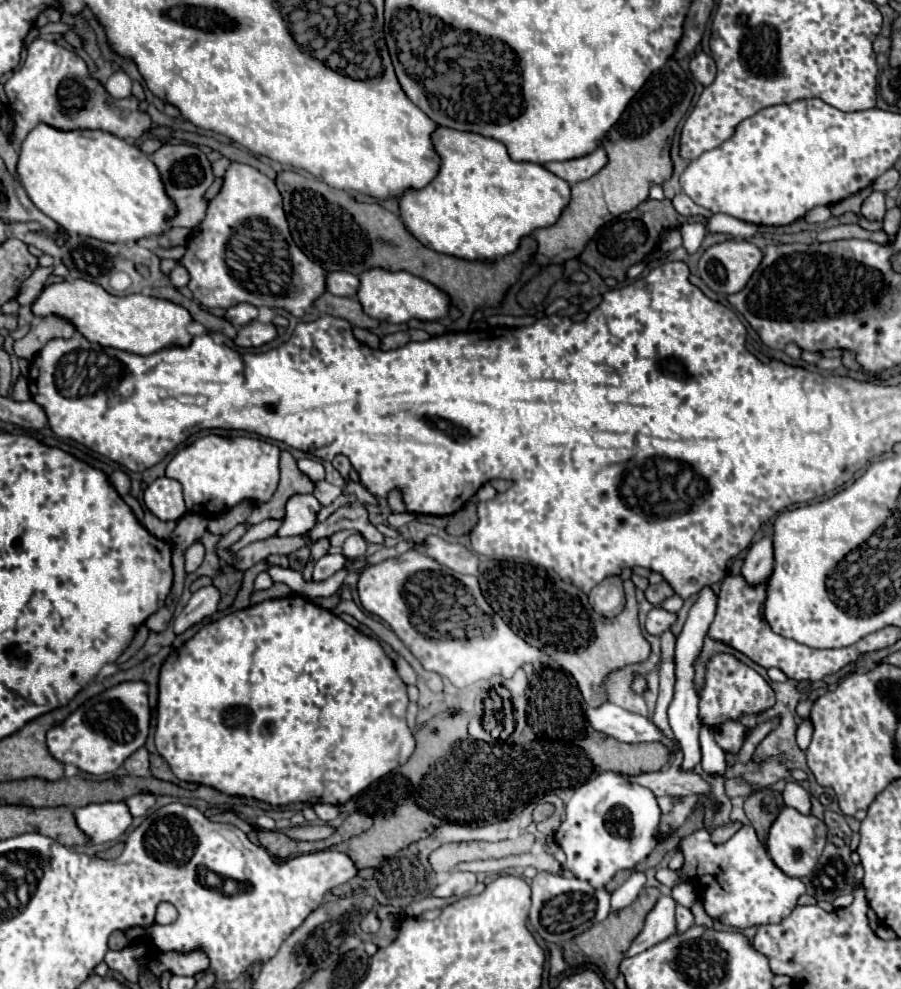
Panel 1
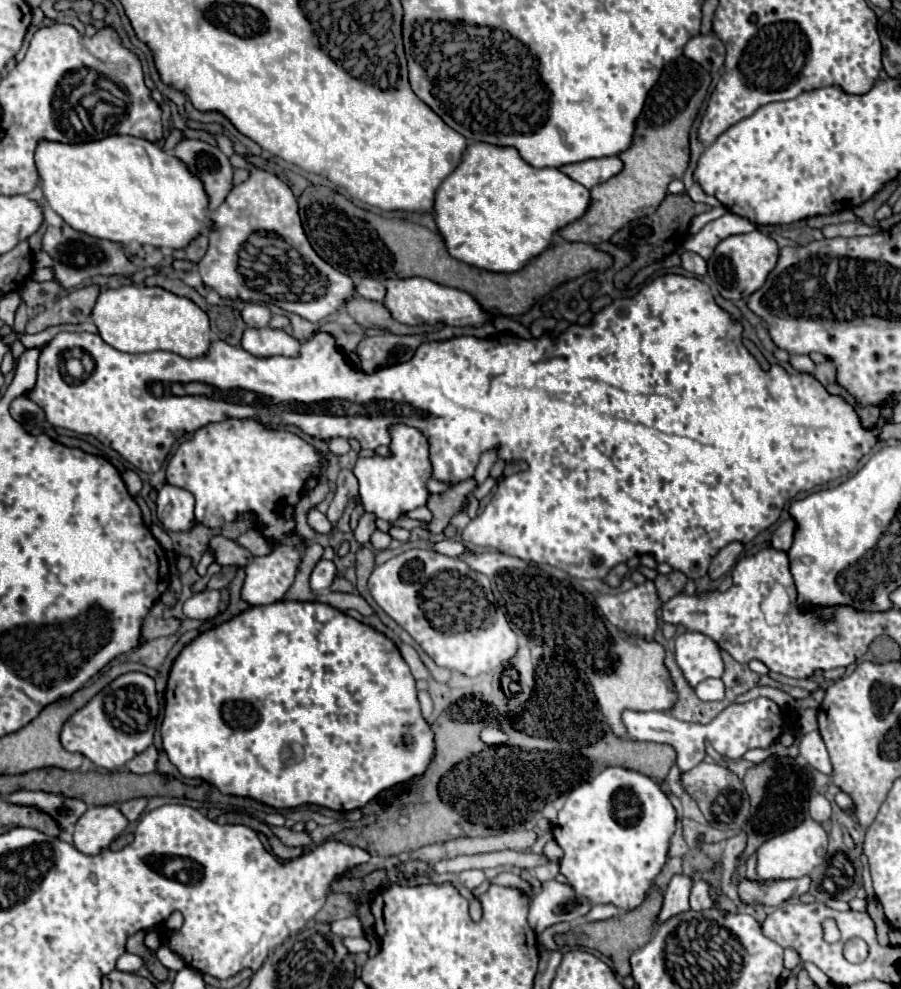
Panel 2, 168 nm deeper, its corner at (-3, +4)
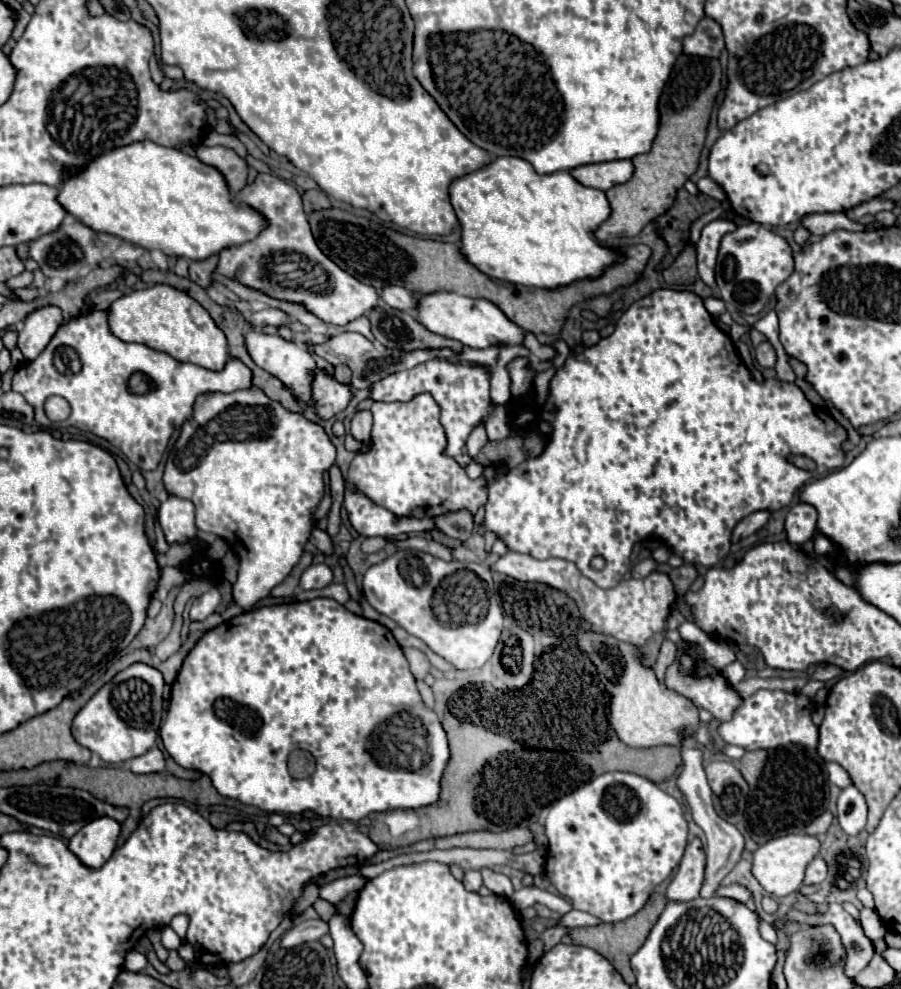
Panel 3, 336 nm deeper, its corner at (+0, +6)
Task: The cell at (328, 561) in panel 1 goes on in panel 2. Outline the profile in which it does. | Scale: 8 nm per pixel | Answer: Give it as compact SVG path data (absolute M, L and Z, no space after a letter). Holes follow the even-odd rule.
M320 560L314 566L312 576L310 576L310 588L312 588L312 592L320 592L320 590L330 588L330 584L332 584L334 578L336 578L336 566L334 566L334 562Z

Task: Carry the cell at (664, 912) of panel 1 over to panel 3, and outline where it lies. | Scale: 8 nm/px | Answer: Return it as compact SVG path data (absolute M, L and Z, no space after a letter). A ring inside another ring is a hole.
M695 838L687 844L683 860L677 868L677 874L667 886L667 900L673 902L689 902L699 896L699 888L703 882L703 868L705 868L705 852L701 840Z

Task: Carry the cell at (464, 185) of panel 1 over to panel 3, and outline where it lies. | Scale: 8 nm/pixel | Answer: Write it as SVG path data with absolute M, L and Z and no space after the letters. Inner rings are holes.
M519 156L497 158L473 174L453 180L449 198L461 226L461 254L477 270L497 276L497 280L535 288L557 288L581 278L595 278L613 262L623 260L619 252L601 248L591 234L611 212L605 192L579 184L569 172L537 174Z

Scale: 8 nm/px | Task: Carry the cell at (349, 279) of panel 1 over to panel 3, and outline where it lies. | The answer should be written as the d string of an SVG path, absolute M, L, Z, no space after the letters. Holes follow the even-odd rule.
M383 286L379 290L379 296L391 308L405 310L405 312L413 312L413 308L415 308L415 296L401 286Z

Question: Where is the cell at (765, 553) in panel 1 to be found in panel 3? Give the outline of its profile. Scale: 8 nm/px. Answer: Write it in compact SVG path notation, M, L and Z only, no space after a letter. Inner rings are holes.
M795 504L787 518L785 518L785 532L787 532L787 542L799 548L803 542L807 542L815 530L817 522L817 512L809 504Z

